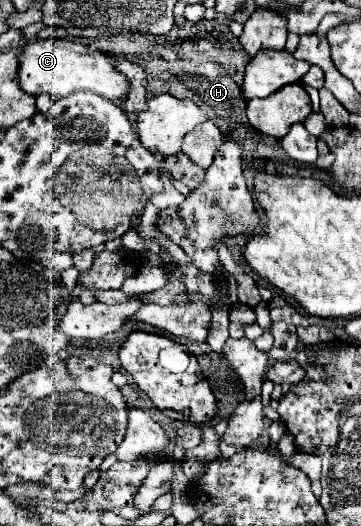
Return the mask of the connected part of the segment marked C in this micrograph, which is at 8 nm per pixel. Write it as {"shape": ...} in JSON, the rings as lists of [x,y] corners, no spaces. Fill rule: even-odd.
{"shape":[[[63,38],[35,40],[25,46],[19,58],[19,84],[23,92],[31,96],[39,96],[47,92],[53,98],[63,98],[69,96],[71,92],[91,90],[113,102],[125,100],[131,90],[131,82],[127,80],[127,76],[121,74],[103,52],[87,44],[77,44],[73,40],[63,40]]]}

